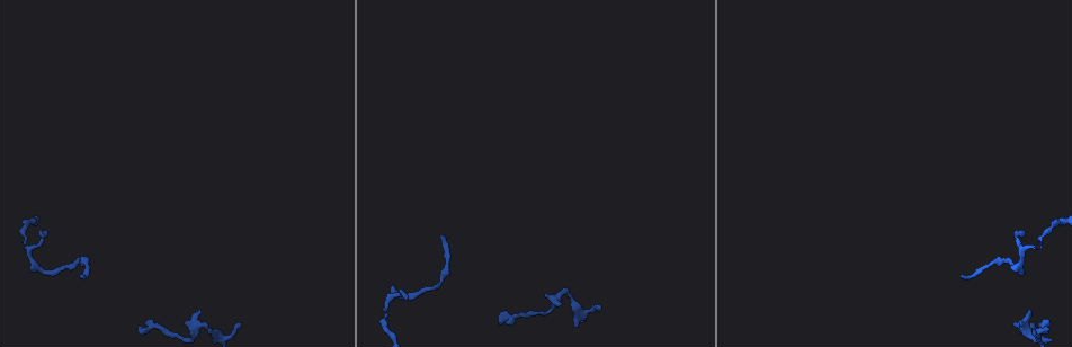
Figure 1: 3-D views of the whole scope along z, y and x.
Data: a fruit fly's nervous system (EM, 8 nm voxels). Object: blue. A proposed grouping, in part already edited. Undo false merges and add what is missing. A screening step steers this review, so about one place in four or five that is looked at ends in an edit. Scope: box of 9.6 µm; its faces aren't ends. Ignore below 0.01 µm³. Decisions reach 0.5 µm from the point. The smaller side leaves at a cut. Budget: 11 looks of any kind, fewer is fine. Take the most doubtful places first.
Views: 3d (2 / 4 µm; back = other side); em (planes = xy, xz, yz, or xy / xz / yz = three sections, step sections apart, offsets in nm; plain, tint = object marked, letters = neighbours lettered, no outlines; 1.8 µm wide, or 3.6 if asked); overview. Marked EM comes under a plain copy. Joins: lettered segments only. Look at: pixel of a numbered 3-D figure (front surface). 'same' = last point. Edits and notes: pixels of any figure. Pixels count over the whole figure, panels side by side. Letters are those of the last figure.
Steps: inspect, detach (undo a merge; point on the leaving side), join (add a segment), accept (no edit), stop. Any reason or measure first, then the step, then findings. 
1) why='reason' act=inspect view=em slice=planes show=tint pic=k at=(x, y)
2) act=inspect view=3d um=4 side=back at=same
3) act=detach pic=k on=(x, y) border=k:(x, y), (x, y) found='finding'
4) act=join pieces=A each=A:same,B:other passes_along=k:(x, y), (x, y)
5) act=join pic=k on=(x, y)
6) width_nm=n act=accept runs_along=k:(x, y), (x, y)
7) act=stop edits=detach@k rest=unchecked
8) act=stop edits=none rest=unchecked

why='branch stops here' act=inspect view=3d um=2 pic=1 at=(499, 325)

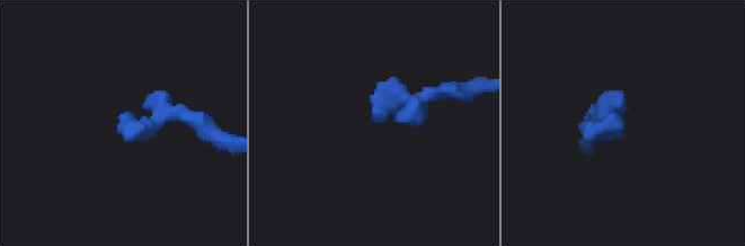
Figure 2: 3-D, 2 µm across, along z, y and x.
why='shape alone is not enough' act=inspect view=em slice=planes show=letters pic=2 at=(117, 129)

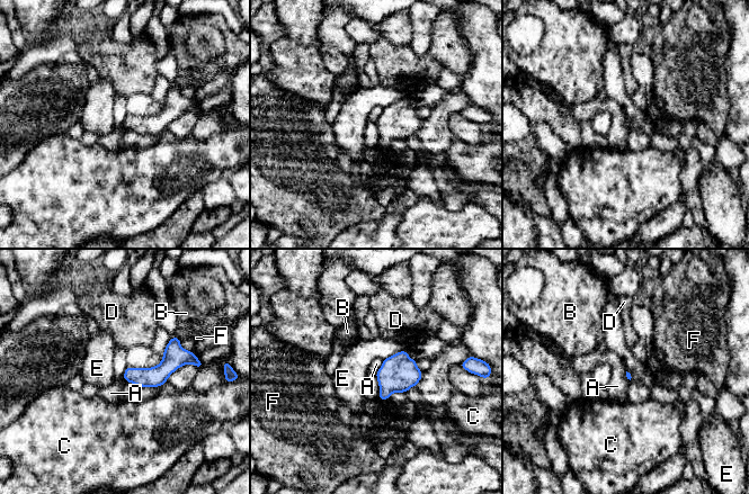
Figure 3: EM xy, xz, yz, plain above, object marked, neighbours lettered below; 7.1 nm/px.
act=accept each=A:other,B:other,C:other,D:other,E:other,F:other border=3:(383, 360), (383, 364), (375, 374) found='none of them fits'

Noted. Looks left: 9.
why='tapers out' act=inspect view=3d um=4 pic=1 at=(1033, 325)

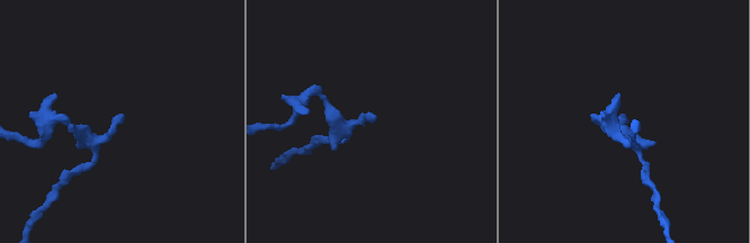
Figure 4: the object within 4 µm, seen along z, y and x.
act=inspect view=em slice=planes show=letters pic=4 at=(124, 115)

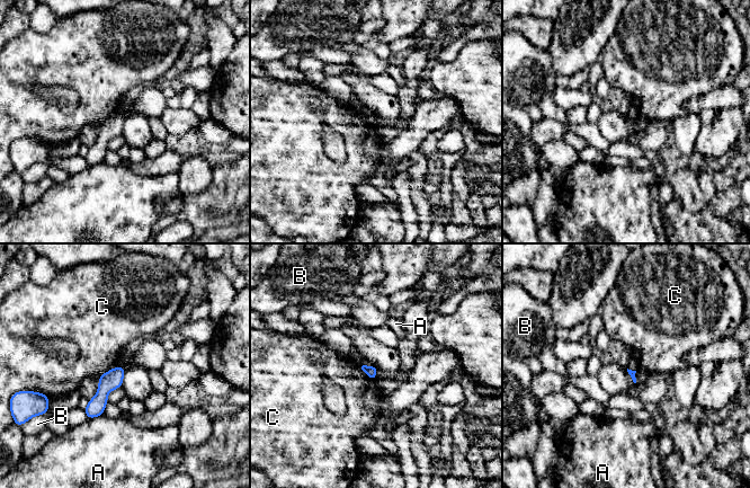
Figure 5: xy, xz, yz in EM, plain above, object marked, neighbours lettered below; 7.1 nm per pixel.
longest_contact=C:170nm act=accept each=A:other,B:other,C:other border=5:(358, 364), (374, 380) found='no lettered segment goes on from it'

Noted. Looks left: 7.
why='long arm stops here' act=inspect view=em slice=planes show=letters pic=1 at=(47, 232)

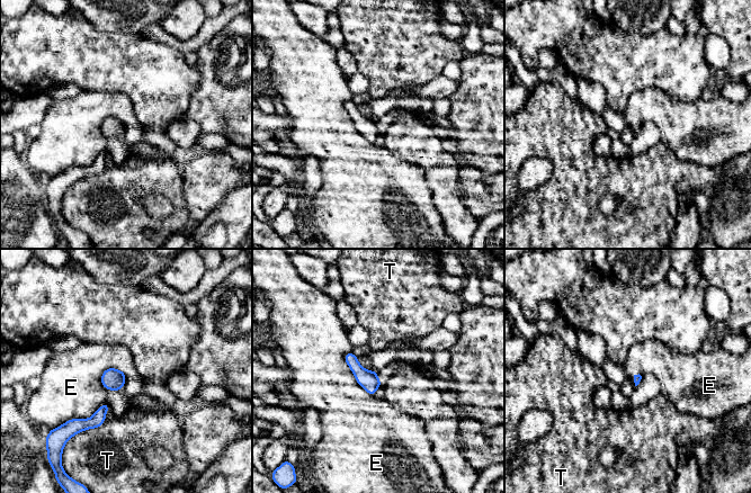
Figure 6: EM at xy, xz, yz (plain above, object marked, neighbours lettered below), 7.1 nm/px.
act=accept each=E:other,T:other border=6:(347, 352), (355, 379), (373, 395) found='no lettered segment goes on from it'

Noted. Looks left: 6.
act=inspect view=em slice=xz step=4 show=letters pic=1 at=(961, 275)

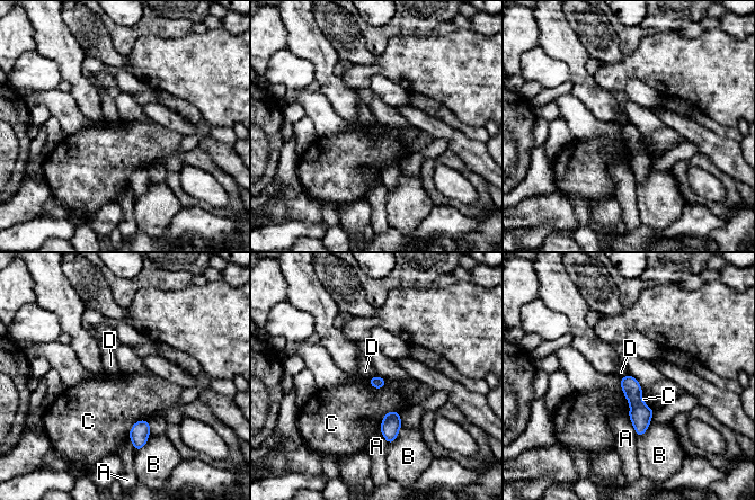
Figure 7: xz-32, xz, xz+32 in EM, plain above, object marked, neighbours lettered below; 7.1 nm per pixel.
act=inspect view=em slice=planes show=letters at=same

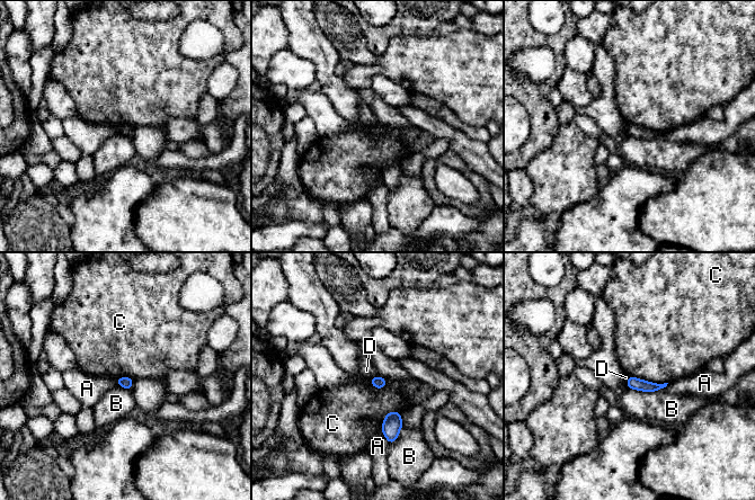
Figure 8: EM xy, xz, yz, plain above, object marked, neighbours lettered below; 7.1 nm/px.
width_nm=80 longest_contact=C:300nm act=accept each=A:other,B:other,C:other,D:other found='no lettered segment goes on from it'

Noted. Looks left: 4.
act=stop edits=none rest=unchecked

